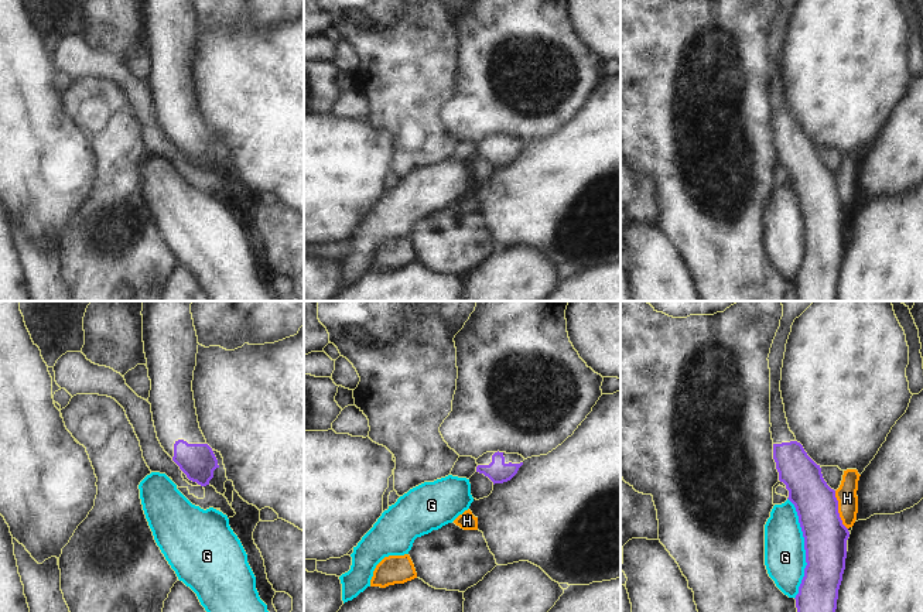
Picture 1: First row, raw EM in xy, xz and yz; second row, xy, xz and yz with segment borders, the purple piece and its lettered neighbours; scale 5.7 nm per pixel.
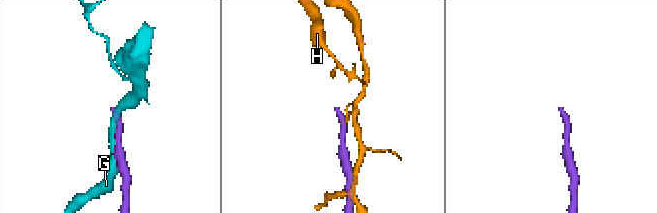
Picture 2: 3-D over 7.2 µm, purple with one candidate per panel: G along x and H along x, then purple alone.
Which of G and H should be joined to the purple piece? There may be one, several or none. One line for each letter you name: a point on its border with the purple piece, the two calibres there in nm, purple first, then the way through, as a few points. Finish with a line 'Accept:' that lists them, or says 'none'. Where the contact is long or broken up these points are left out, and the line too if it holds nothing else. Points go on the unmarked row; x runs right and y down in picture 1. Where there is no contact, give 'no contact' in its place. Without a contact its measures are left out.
Accept: none

